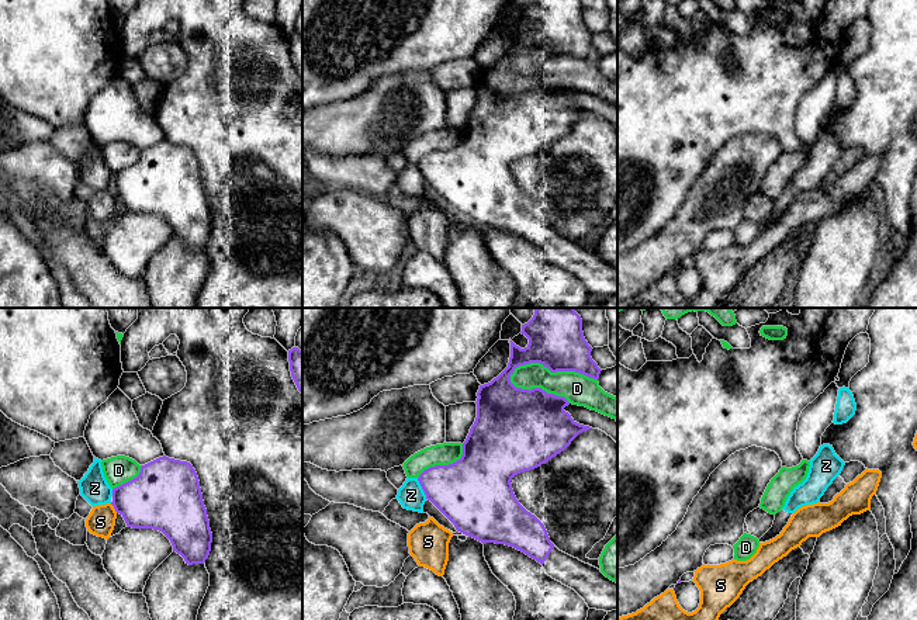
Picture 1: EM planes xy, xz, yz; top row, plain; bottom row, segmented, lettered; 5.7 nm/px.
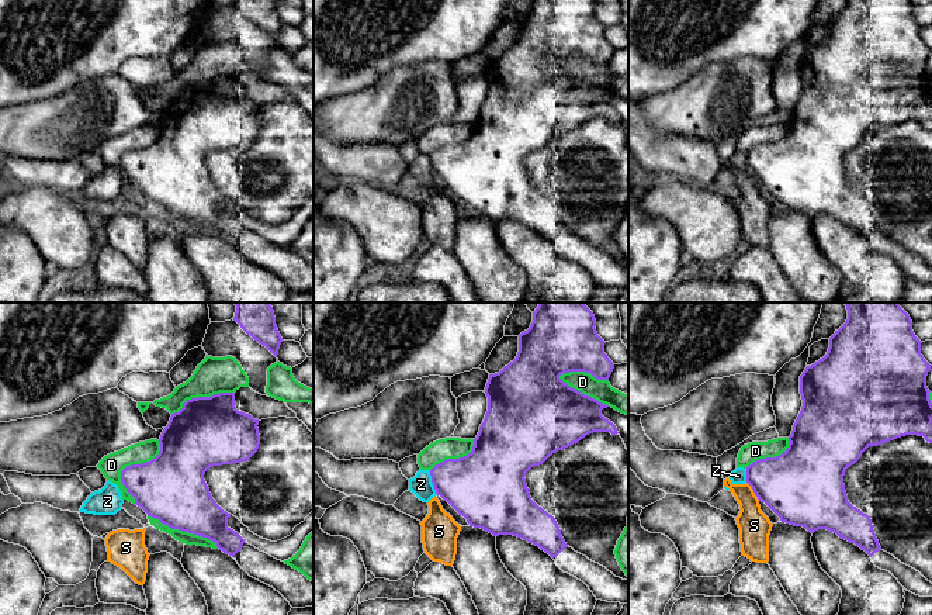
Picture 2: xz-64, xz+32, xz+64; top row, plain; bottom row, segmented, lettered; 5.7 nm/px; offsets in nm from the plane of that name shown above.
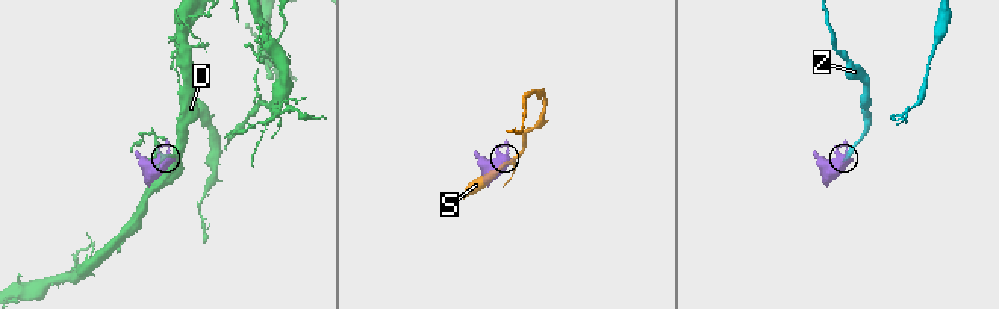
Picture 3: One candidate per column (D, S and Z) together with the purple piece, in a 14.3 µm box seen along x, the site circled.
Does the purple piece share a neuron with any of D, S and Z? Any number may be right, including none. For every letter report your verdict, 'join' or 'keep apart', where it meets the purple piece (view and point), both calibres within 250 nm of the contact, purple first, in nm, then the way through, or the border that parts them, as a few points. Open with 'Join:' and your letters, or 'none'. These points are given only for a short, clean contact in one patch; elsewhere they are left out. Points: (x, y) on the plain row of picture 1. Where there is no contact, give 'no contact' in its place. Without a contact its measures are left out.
Join: none
D: keep apart; contact xz (553, 56); calibres 320 and 180 nm
S: keep apart; contact xy (114, 193); calibres 340 and 160 nm
Z: keep apart; contact xz (422, 173); calibres 360 and 150 nm; border xz (417, 163), (426, 183)

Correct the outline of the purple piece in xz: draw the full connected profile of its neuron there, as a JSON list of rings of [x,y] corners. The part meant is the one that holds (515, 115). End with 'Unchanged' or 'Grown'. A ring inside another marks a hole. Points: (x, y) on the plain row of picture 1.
[[[533,0],[522,10],[529,30],[520,34],[511,25],[508,52],[477,77],[477,103],[463,128],[463,141],[453,149],[425,155],[418,166],[430,186],[457,217],[482,229],[495,228],[513,232],[540,247],[549,261],[574,274],[589,294],[617,295],[617,269],[601,254],[560,236],[547,219],[544,209],[516,184],[512,163],[547,148],[582,117],[592,112],[577,108],[564,96],[570,87],[564,82],[547,79],[541,73],[522,75],[511,67],[519,51],[540,48],[551,58],[575,56],[598,65],[601,53],[592,45],[592,32],[584,22],[579,0]]]. Grown

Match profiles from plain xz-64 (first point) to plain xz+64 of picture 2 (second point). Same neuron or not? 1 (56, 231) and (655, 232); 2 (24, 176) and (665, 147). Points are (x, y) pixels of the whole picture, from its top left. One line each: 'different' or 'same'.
1: different
2: same

